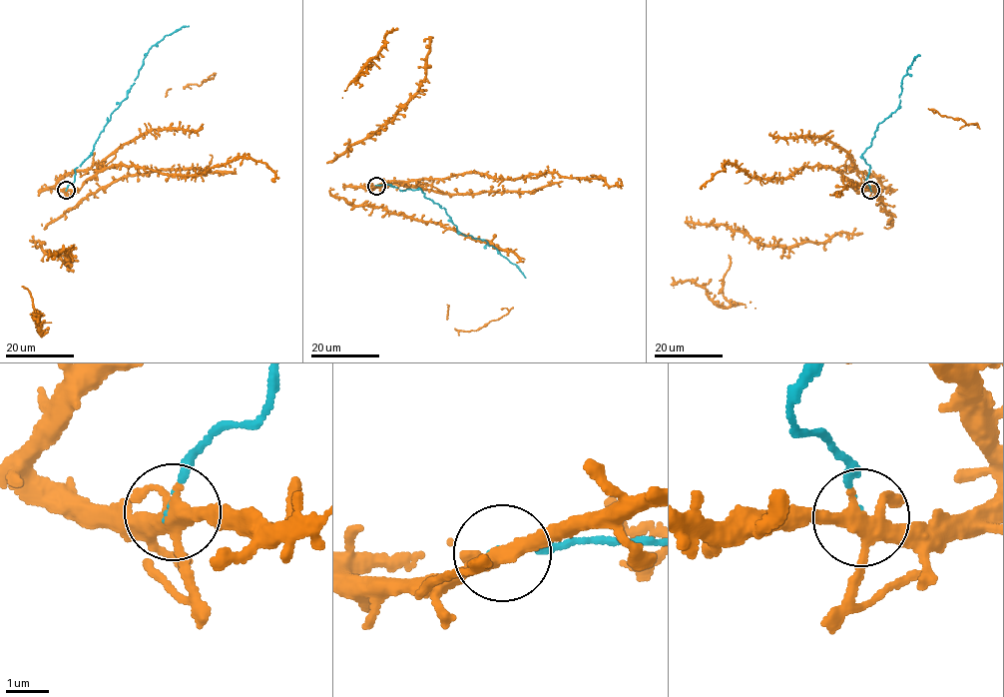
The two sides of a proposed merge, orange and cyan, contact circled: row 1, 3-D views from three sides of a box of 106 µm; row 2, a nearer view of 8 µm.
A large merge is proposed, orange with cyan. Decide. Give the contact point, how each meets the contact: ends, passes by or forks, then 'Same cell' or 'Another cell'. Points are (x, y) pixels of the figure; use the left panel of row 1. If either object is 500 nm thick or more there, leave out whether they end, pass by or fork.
Place: (66, 190). At the ring orange forks. At the ring cyan ends. Another cell

